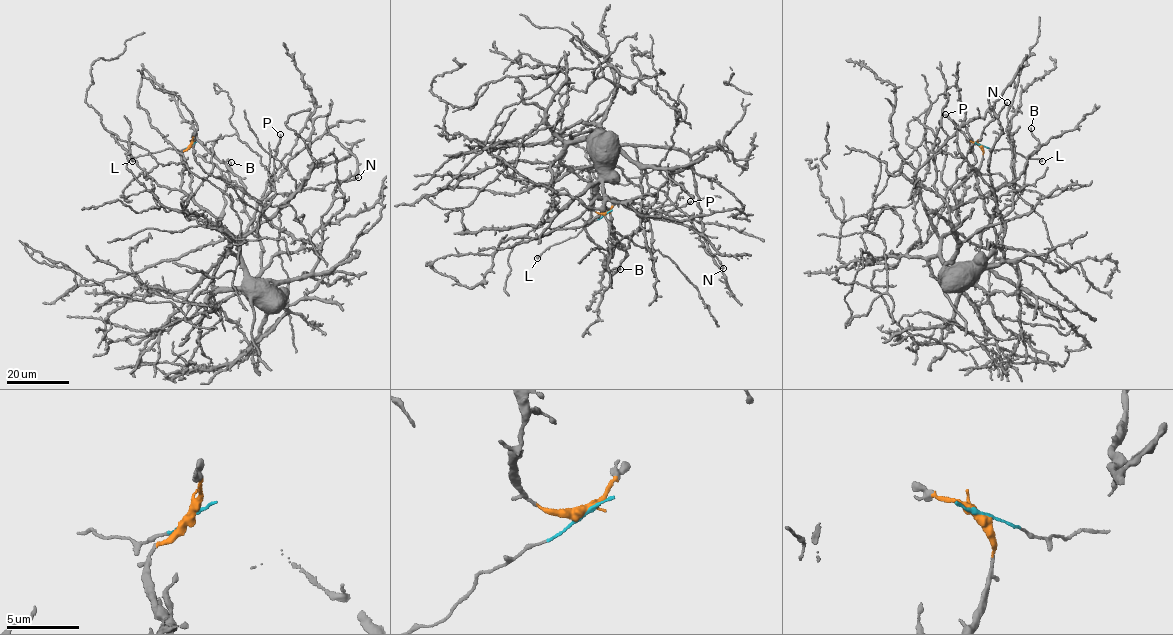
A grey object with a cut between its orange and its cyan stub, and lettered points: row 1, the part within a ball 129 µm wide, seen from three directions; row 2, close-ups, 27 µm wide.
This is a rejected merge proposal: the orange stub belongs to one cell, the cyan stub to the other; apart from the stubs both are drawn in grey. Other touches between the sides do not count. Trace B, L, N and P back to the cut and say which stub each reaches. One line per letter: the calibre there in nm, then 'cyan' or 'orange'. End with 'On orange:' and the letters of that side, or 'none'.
B: 260 nm | orange
L: 380 nm | cyan
N: 240 nm | orange
P: 240 nm | orange
On orange: B, N, P

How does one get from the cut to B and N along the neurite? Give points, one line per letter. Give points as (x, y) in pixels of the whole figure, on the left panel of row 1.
B: (192, 144), (180, 189), (239, 246), (241, 287), (220, 291), (231, 162)
N: (192, 144), (182, 153), (186, 168), (180, 189), (239, 239), (257, 224), (266, 200), (274, 195), (358, 177)

